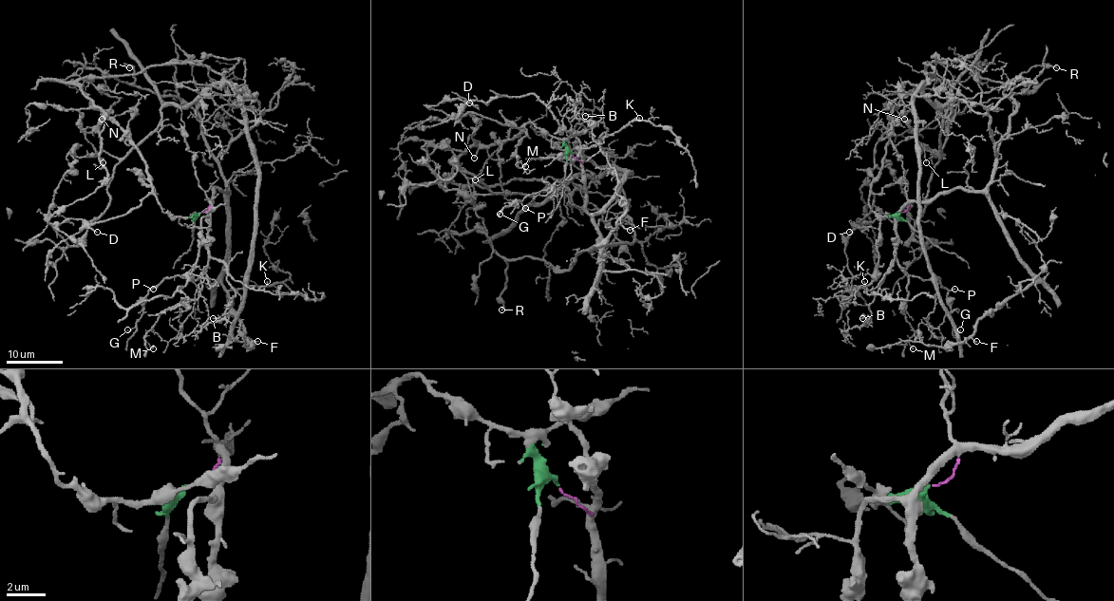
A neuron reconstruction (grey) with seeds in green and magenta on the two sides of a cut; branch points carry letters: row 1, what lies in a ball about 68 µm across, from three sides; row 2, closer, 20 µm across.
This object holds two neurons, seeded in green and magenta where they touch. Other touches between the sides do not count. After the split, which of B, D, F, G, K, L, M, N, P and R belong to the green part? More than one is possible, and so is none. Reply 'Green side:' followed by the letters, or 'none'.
Green side: D, L, N

